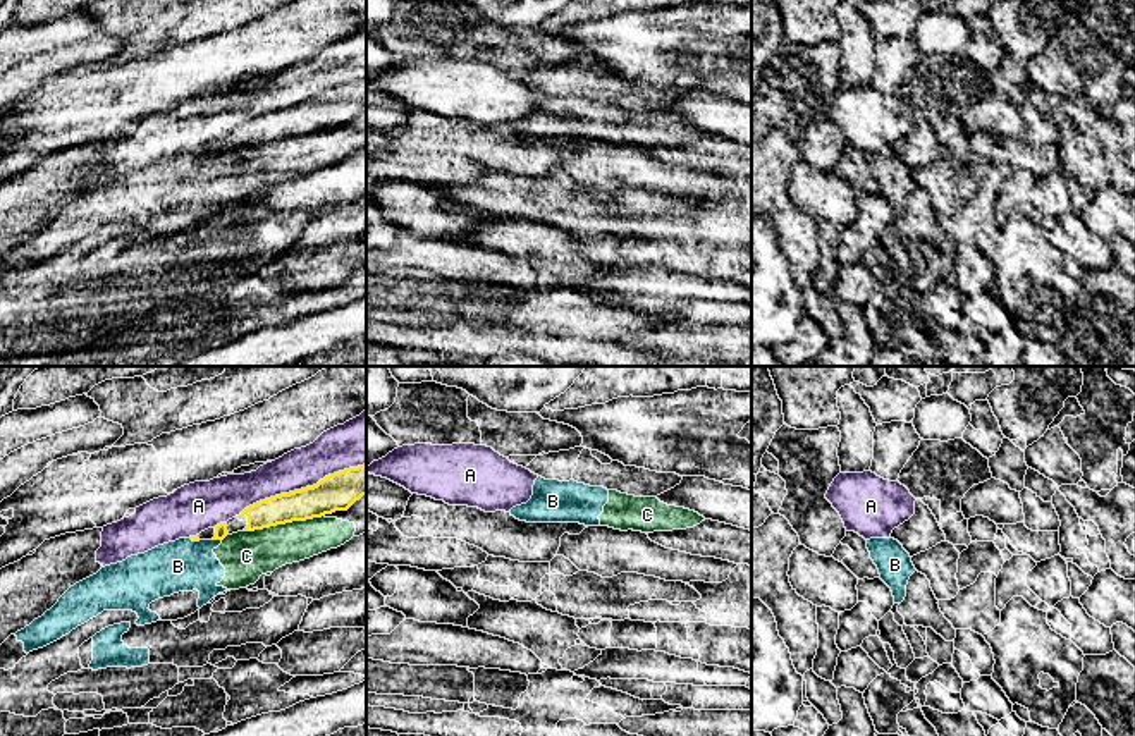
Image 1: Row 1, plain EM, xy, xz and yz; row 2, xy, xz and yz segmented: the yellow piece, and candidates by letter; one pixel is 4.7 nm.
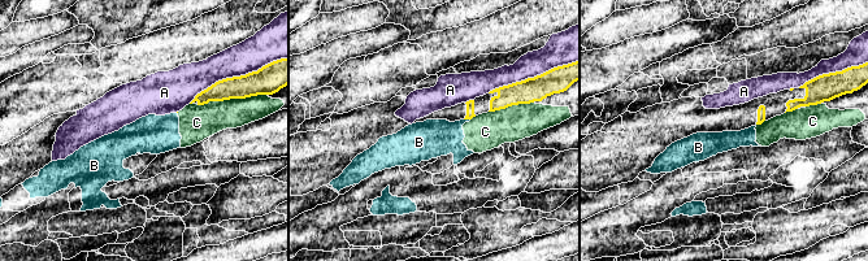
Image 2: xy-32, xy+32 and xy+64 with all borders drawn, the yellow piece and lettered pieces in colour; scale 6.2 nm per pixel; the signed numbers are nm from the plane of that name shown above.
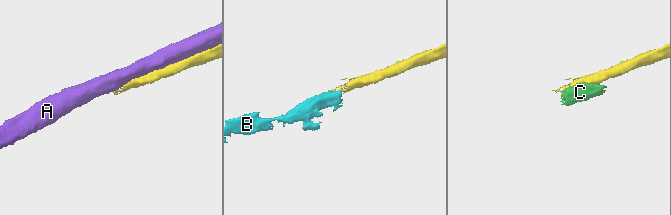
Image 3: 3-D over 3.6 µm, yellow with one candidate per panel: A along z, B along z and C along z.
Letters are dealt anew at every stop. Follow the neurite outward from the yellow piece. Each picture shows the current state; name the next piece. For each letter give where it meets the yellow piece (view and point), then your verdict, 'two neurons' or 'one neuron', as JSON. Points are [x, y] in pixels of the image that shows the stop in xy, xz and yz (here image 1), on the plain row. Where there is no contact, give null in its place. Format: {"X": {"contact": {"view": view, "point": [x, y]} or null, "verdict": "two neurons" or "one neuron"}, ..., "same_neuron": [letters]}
{"A": {"contact": {"view": "xy", "point": [301, 104]}, "verdict": "two neurons"}, "B": {"contact": {"view": "xy", "point": [217, 153]}, "verdict": "two neurons"}, "C": {"contact": {"view": "xy", "point": [282, 138]}, "verdict": "two neurons"}, "same_neuron": []}

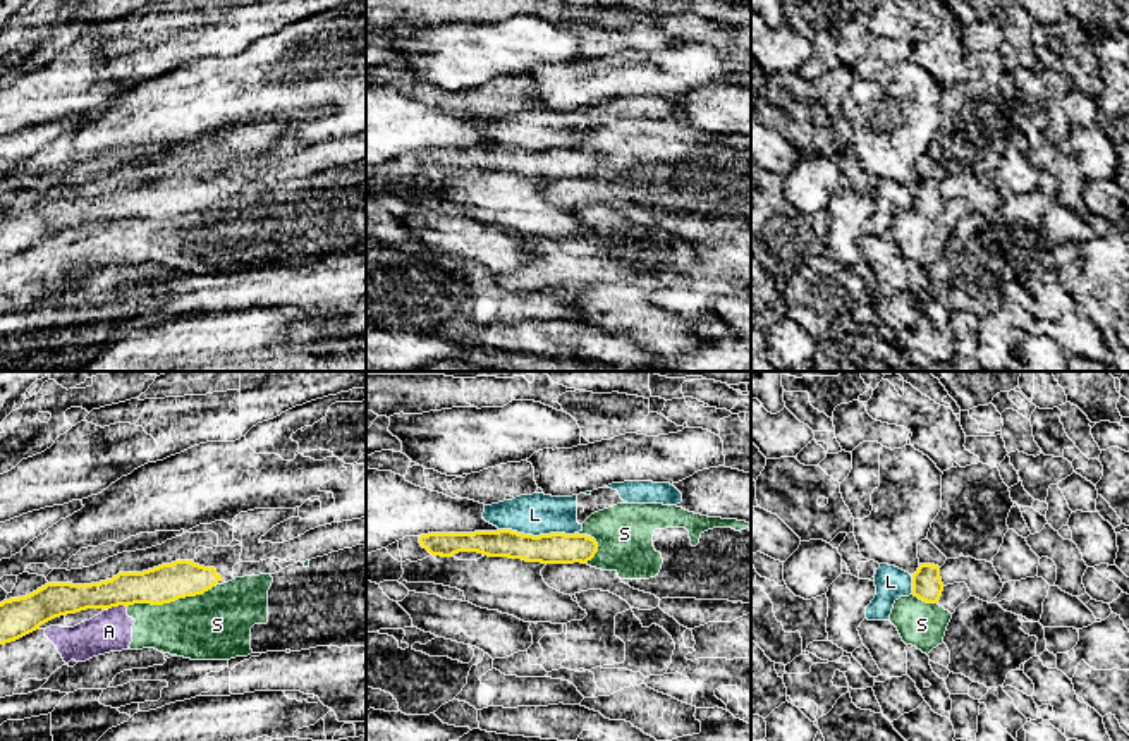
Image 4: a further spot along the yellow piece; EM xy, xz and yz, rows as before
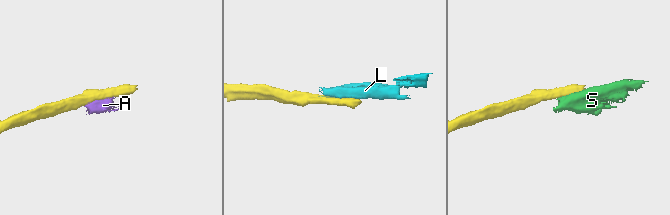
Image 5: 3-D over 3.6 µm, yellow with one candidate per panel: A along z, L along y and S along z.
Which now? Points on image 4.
{"A": {"contact": {"view": "xy", "point": [117, 220]}, "verdict": "two neurons"}, "L": {"contact": {"view": "xz", "point": [540, 150]}, "verdict": "two neurons"}, "S": {"contact": {"view": "xy", "point": [170, 215]}, "verdict": "two neurons"}, "same_neuron": []}

